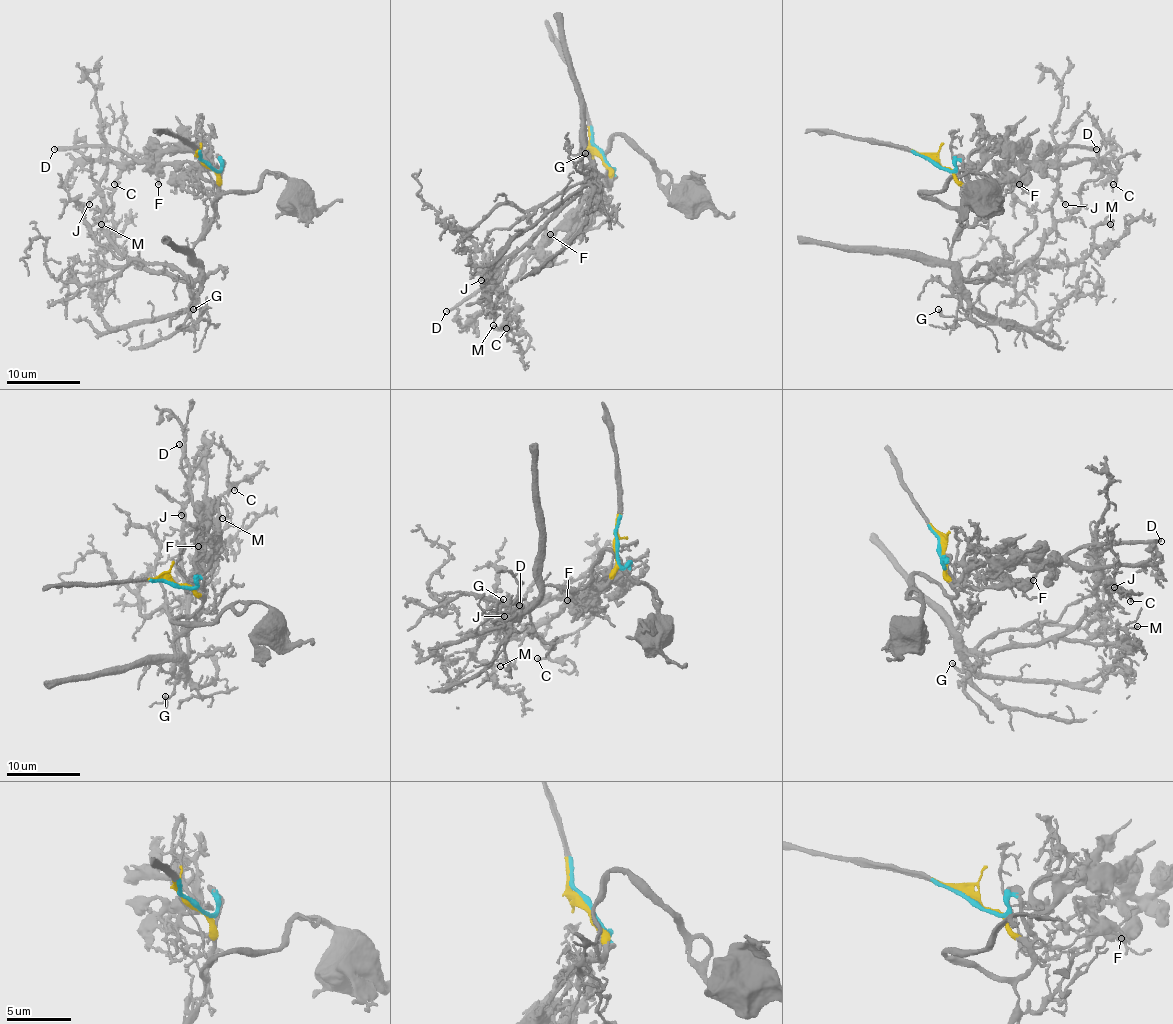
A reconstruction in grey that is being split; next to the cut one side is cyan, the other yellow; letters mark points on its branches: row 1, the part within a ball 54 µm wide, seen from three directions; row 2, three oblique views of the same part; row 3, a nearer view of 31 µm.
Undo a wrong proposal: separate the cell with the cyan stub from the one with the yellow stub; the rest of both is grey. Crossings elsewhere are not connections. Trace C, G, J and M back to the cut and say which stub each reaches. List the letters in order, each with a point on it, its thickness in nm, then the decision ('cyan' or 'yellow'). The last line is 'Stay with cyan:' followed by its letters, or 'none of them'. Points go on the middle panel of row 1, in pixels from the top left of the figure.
C: (506, 328) | 140 nm | yellow
G: (585, 153) | 160 nm | yellow
J: (481, 280) | 170 nm | yellow
M: (493, 325) | 120 nm | yellow
Stay with cyan: none of them

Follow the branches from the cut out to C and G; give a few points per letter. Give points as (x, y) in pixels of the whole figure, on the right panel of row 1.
C: (938, 164), (967, 192), (949, 258), (967, 280), (1015, 271), (1080, 205), (1087, 181), (1111, 172), (1113, 185)
G: (938, 164), (945, 166), (967, 192), (949, 260), (960, 282), (956, 314), (943, 315), (938, 310)

